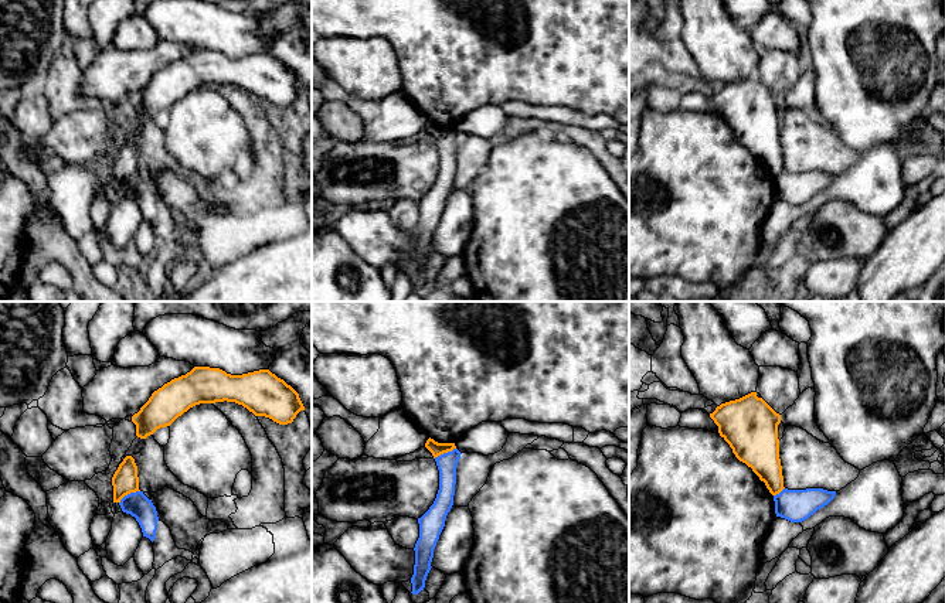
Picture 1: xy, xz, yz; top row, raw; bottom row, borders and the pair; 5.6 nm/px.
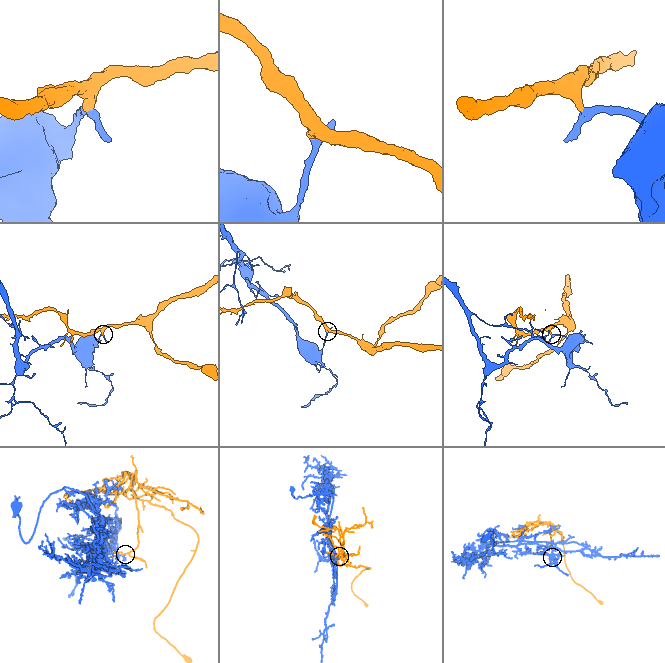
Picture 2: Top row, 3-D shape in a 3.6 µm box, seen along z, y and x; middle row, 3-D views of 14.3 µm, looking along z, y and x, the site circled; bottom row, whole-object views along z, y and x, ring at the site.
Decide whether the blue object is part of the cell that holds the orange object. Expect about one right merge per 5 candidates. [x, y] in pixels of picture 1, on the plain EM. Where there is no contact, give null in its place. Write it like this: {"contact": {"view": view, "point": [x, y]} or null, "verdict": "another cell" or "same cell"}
{"contact": {"view": "xy", "point": [128, 176]}, "verdict": "another cell"}

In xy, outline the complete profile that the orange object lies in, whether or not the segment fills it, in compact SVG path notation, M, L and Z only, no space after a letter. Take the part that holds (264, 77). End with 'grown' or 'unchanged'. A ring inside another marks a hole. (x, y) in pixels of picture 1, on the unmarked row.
M194 50L154 74L132 99L136 119L146 122L196 88L224 84L242 88L255 99L279 108L292 106L305 93L299 76L269 52L231 58L220 51Z; unchanged

